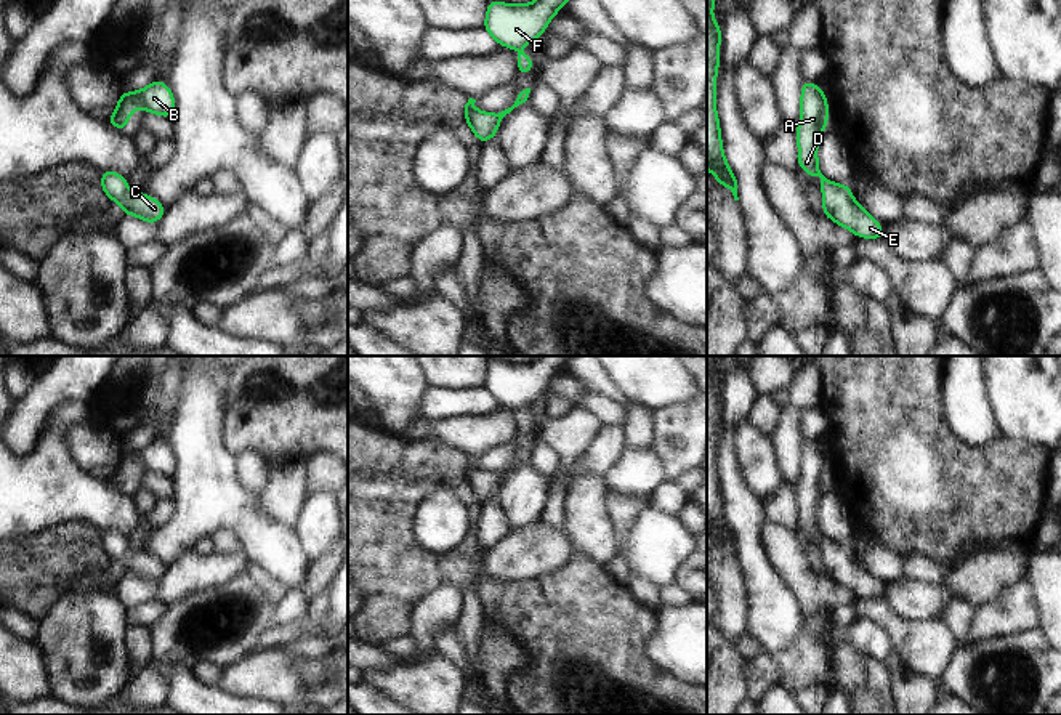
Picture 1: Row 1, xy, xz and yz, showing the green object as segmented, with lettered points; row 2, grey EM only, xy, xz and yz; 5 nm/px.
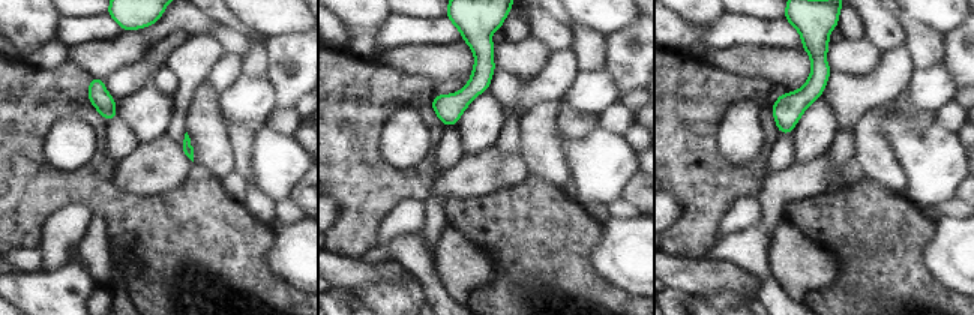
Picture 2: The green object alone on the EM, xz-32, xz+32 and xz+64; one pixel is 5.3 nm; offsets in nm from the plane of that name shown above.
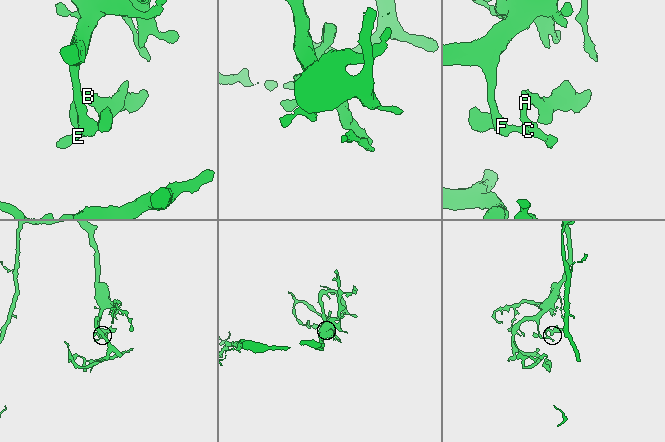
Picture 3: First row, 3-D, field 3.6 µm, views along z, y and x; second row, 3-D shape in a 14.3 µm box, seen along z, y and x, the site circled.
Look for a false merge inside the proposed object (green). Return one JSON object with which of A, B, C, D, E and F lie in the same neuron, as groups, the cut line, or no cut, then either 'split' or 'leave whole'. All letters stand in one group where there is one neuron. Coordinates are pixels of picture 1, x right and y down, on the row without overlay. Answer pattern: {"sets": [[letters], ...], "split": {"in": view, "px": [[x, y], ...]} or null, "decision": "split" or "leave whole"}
{"sets": [["A", "B", "C", "D", "E", "F"]], "split": null, "decision": "leave whole"}

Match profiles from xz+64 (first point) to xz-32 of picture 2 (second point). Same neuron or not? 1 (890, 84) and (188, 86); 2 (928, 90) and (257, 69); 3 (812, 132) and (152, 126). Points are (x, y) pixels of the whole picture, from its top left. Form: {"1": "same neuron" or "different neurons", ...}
{"1": "different neurons", "2": "different neurons", "3": "same neuron"}

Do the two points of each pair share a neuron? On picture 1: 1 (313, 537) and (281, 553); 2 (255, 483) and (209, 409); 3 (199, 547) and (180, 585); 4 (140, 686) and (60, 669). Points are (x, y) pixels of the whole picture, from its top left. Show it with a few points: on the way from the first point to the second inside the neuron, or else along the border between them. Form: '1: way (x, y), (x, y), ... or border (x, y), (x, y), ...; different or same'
1: border (290, 529), (310, 561); different
2: border (234, 457), (234, 476), (254, 491); different
3: border (189, 550), (199, 555), (213, 555); different
4: border (135, 675), (116, 694), (108, 698); different

